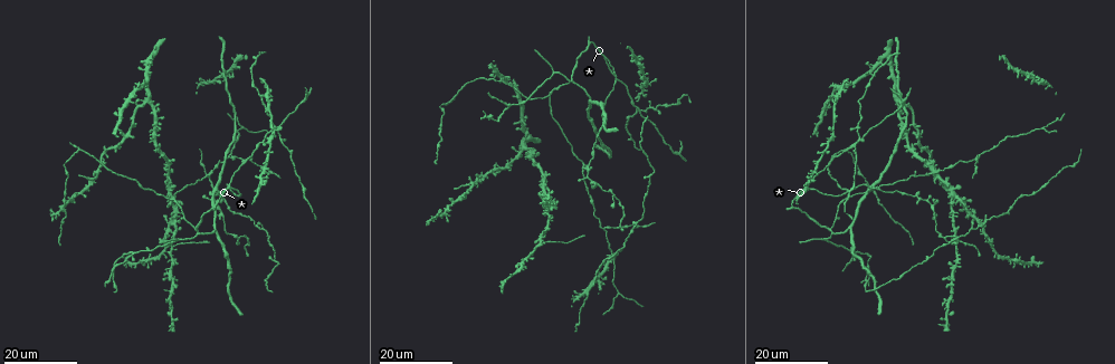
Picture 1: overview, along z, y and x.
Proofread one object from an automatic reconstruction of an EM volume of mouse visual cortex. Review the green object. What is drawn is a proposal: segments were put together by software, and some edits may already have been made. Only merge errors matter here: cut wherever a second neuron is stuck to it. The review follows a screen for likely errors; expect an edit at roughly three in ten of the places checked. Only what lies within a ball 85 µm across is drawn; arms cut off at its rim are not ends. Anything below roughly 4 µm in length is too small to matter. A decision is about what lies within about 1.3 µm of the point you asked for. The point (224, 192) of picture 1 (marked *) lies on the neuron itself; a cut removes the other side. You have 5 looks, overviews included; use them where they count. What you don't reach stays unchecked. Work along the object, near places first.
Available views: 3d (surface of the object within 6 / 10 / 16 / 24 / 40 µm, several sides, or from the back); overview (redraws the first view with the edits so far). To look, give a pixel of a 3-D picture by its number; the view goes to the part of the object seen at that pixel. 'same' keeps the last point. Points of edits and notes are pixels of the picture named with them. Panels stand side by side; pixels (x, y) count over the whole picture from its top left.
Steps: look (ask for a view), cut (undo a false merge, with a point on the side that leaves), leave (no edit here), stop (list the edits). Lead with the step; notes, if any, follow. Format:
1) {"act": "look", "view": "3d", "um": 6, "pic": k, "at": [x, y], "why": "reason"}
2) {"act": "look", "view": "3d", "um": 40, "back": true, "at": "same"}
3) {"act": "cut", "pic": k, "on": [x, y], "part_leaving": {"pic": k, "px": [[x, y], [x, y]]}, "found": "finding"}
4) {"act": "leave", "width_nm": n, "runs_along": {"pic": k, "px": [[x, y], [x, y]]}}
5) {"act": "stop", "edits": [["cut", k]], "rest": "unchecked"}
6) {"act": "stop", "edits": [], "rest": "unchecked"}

{"act": "look", "view": "3d", "um": 24, "pic": 1, "at": [134, 252], "why": "four arms meet"}

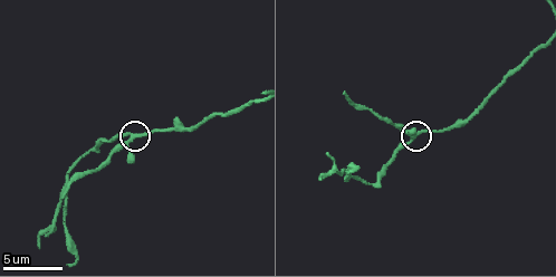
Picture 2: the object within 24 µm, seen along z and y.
{"act": "look", "view": "3d", "um": 6, "pic": 2, "at": [132, 138], "why": "closer look"}

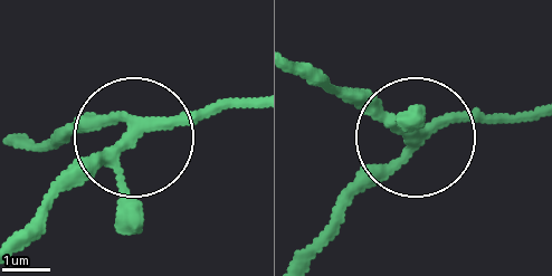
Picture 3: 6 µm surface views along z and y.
{"act": "leave", "side_arm_um": 9, "runs_along": {"pic": 3, "px": [[246, 103], [173, 114], [114, 143], [46, 207]]}, "found": "continuous, no second neuron"}

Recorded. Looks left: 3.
{"act": "look", "view": "3d", "um": 24, "pic": 1, "at": [173, 200], "why": "three-way junction"}

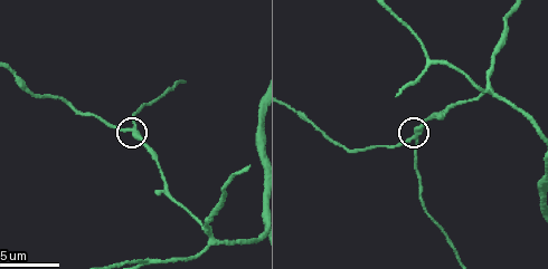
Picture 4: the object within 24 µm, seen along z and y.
{"act": "look", "view": "3d", "um": 6, "pic": 4, "at": [133, 128], "why": "closer look"}

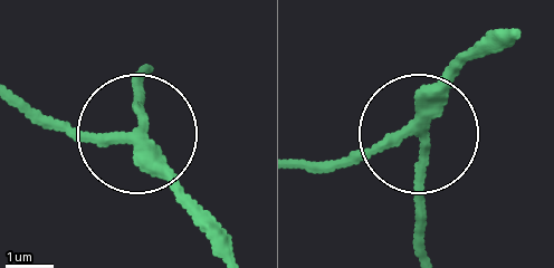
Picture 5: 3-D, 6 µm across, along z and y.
{"act": "leave", "width_nm": 210, "runs_along": {"pic": 5, "px": [[230, 251], [150, 143], [34, 120]]}, "found": "all the same neuron"}

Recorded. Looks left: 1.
{"act": "stop", "edits": [], "rest": "unchecked"}

